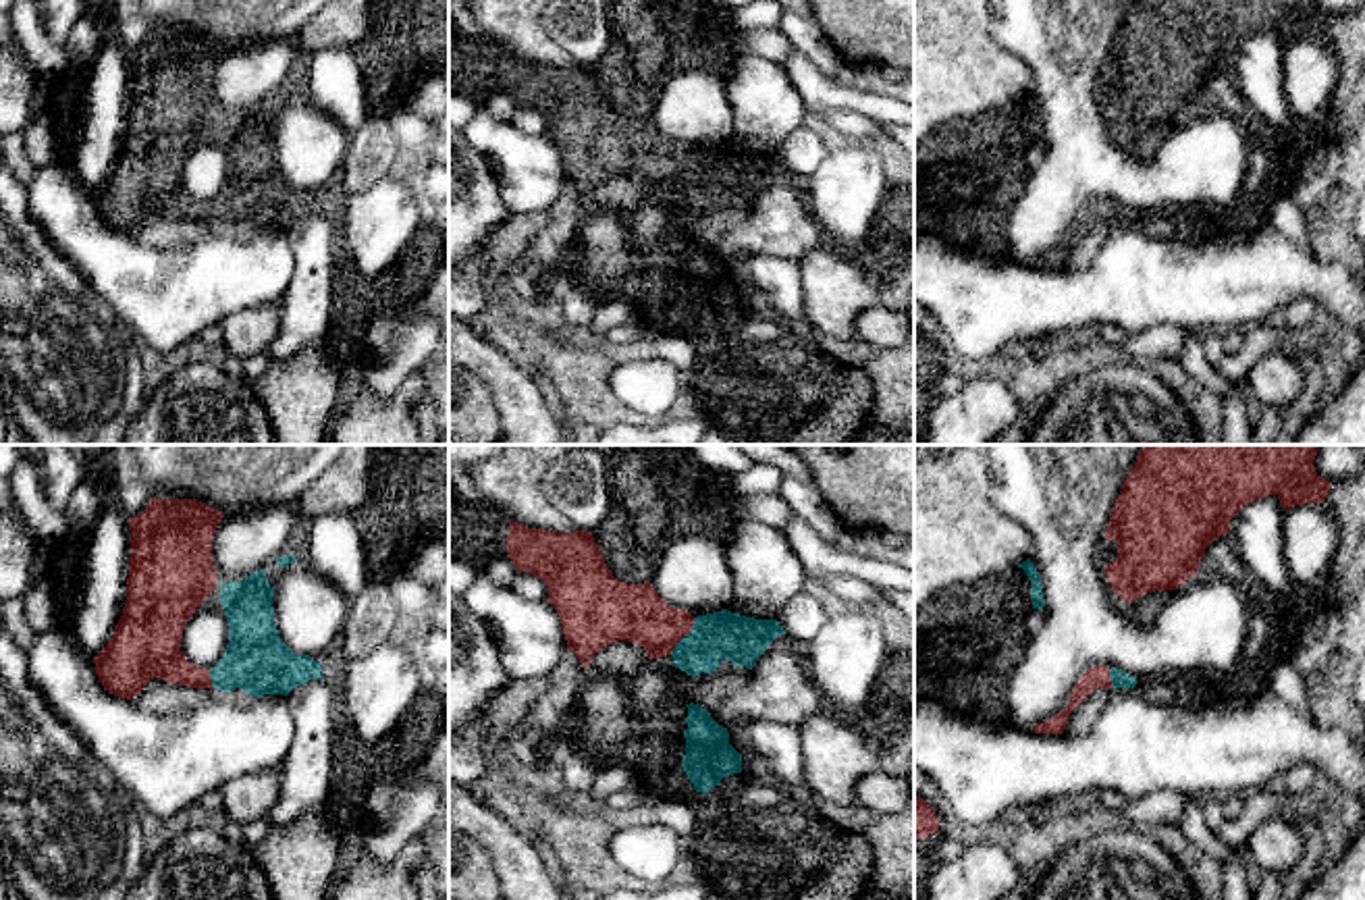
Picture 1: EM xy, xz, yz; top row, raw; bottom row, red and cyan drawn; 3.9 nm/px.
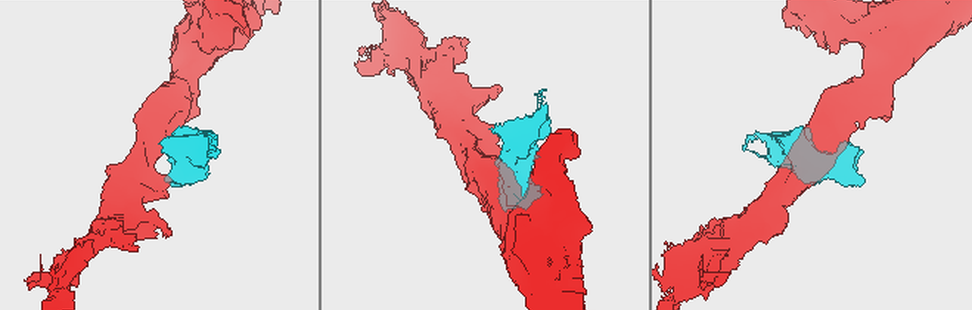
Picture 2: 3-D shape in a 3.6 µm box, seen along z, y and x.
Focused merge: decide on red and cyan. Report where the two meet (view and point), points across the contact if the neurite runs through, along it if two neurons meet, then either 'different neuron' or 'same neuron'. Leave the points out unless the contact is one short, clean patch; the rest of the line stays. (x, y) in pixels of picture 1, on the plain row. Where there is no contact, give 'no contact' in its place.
contact xz (678, 175); way xz (622, 146), (643, 150), (678, 175), (711, 175), (721, 169); same neuron

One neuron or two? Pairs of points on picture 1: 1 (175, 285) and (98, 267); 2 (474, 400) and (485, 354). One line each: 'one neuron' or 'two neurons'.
1: one neuron
2: two neurons

